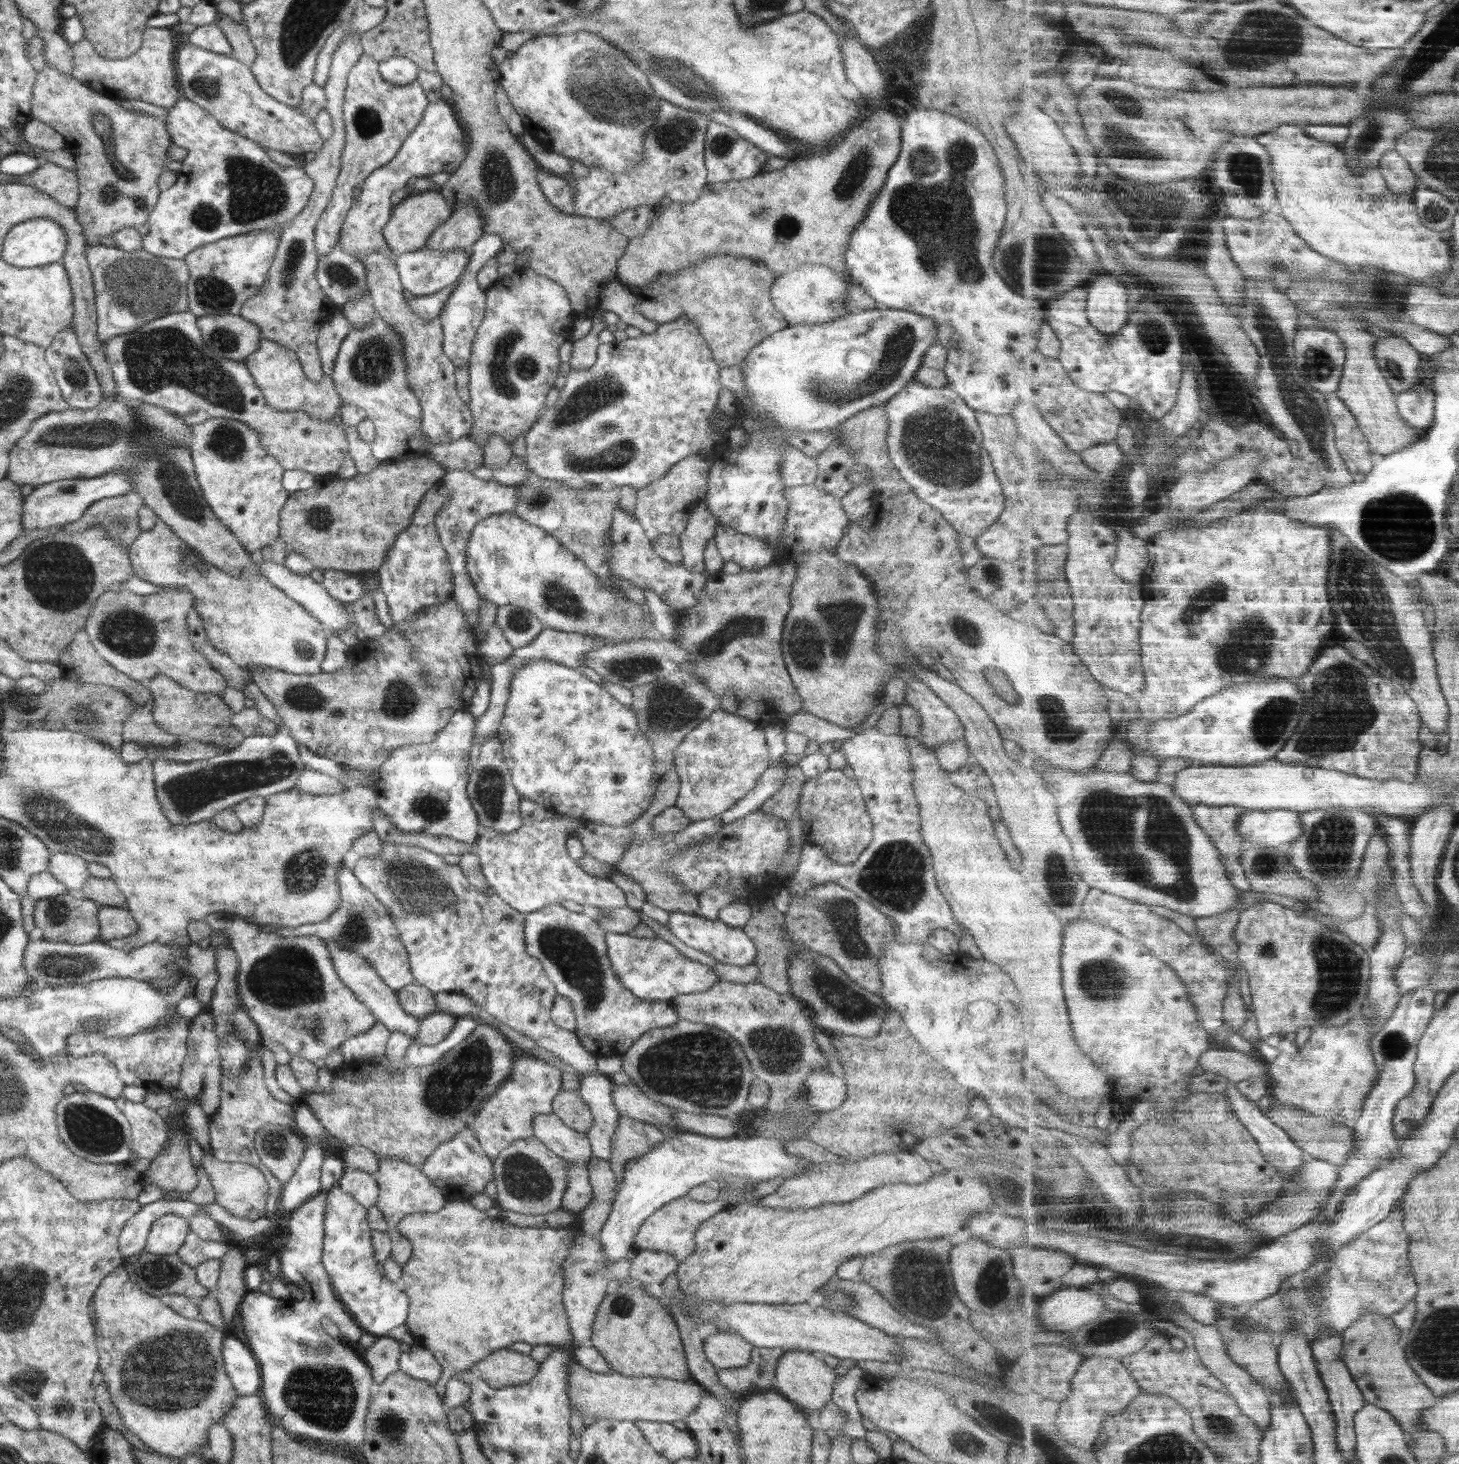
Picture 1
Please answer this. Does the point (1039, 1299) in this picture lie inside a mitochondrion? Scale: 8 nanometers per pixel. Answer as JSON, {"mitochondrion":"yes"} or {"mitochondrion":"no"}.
{"mitochondrion":"no"}

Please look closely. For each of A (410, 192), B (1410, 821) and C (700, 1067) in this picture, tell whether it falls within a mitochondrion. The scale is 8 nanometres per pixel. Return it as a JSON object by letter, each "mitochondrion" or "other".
{"A":"other","B":"other","C":"mitochondrion"}

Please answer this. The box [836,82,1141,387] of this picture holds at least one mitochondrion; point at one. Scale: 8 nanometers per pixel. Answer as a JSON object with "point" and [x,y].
{"point":[941,221]}

